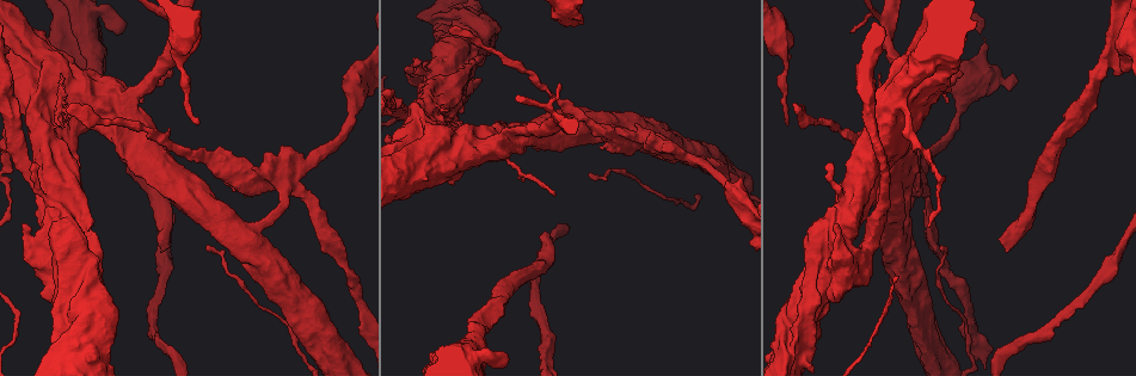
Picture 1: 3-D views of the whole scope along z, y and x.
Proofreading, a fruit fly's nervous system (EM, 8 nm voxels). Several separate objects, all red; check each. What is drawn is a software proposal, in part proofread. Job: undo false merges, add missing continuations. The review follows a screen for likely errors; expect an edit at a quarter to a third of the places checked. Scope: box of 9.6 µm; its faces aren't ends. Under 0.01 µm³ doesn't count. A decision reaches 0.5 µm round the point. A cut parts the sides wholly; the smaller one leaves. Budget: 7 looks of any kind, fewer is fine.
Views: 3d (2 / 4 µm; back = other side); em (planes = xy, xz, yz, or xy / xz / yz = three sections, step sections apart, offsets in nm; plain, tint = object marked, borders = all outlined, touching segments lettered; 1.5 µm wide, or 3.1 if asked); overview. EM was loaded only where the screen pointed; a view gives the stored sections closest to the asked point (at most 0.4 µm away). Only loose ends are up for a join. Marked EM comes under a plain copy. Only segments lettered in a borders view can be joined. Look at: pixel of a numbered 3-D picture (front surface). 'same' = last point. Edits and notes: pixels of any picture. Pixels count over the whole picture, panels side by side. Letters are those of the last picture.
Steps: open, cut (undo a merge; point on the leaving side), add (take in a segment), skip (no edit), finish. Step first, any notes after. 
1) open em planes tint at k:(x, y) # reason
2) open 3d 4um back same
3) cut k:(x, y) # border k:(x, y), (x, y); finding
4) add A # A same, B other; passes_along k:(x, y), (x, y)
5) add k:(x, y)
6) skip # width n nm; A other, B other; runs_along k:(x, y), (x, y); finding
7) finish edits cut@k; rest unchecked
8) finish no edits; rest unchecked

open em yz step 4 tint at 1:(786, 122)

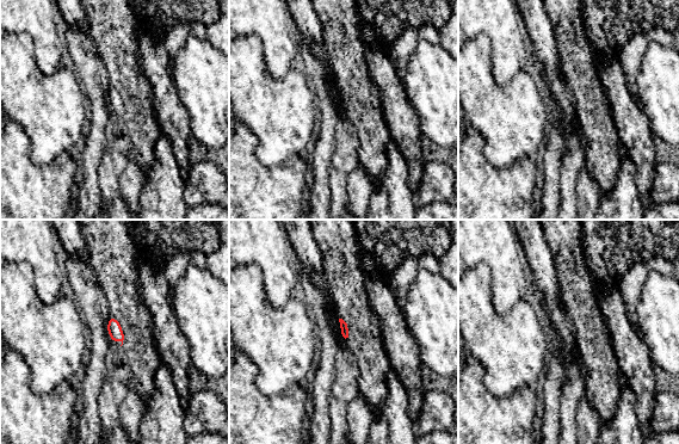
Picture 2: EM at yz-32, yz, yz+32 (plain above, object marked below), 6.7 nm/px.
open em planes borders same

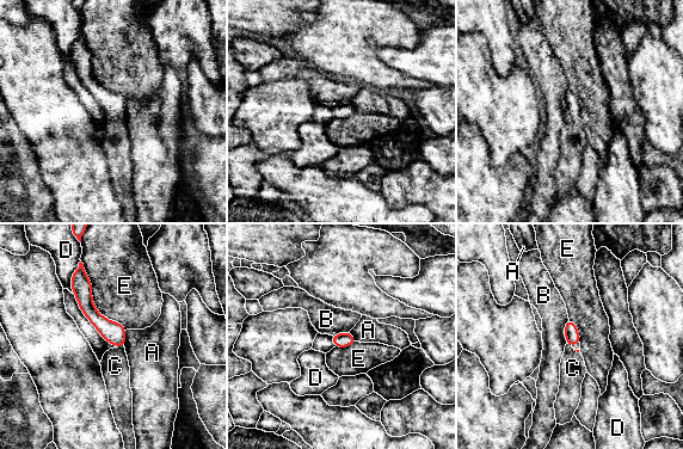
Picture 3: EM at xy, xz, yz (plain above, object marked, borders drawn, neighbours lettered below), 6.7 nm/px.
add C # width 100 nm; A other, B other, C same, D other, E other; passes_along 3:(114, 332), (121, 345), (115, 366); it goes on there

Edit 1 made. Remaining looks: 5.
open overview

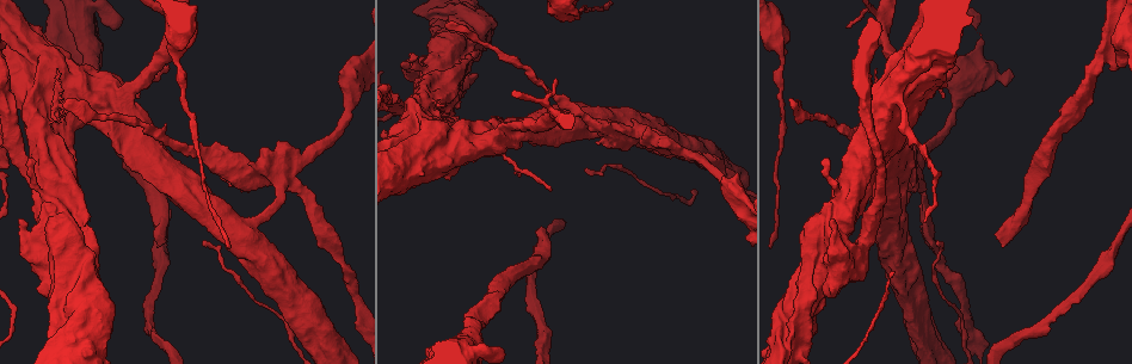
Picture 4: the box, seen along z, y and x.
open em xz step 8 borders at 4:(157, 246) # an open end

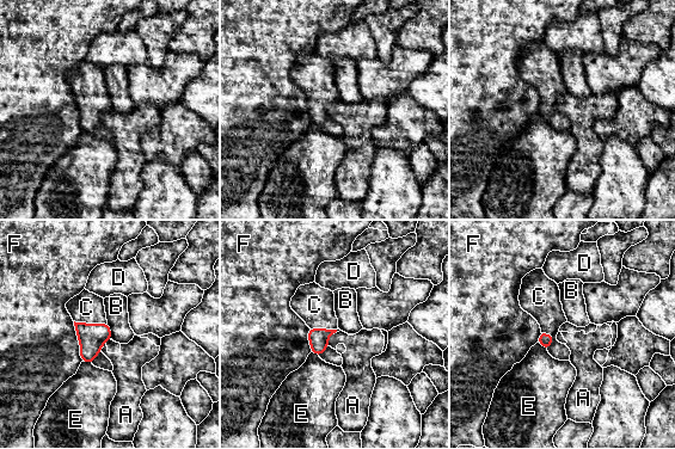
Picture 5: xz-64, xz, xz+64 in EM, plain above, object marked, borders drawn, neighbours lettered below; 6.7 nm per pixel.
open em planes borders same # cut it another way

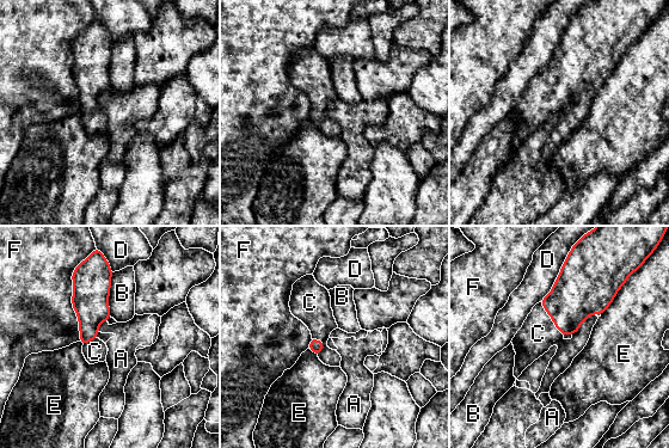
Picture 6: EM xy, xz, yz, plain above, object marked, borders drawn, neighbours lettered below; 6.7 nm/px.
add C # A other, B other, C same, D other, E other, F other; passes_along 6:(577, 293), (552, 319), (538, 333); the neuron continues

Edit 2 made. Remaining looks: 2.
open em planes tint at 4:(243, 171) # abrupt turn

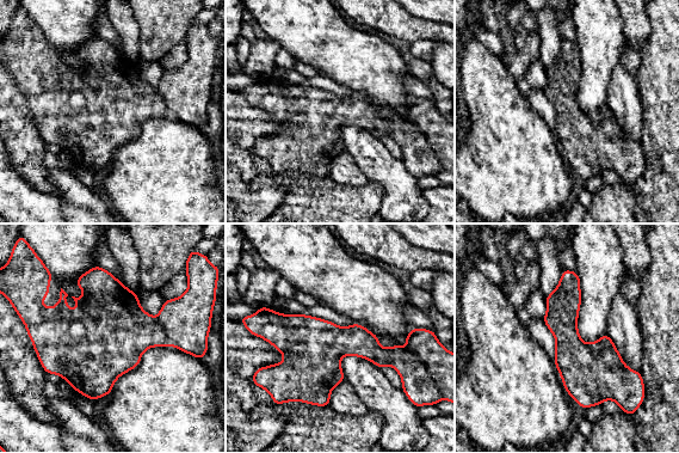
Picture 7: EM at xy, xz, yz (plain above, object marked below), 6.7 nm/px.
open em planes borders same

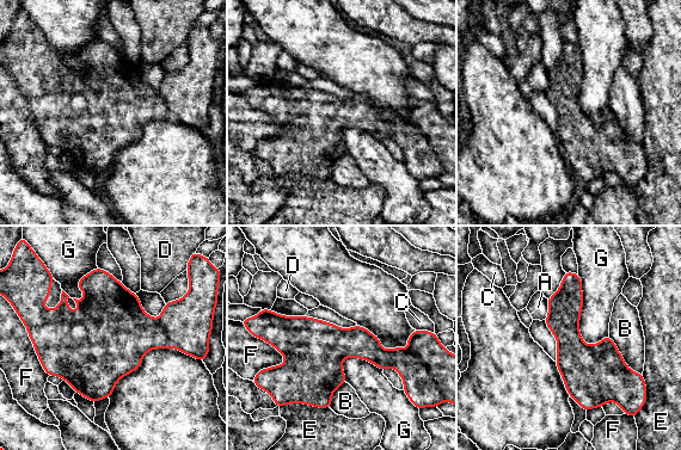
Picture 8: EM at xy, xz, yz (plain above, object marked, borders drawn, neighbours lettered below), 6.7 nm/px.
cut 8:(129, 332) # width 260 nm; A other, B other, C other, D other, E other, F other, G other; border 8:(157, 319), (171, 346); a second neuron is stuck on

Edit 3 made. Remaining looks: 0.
finish edits add@3, add@6, cut@8; rest unchecked

